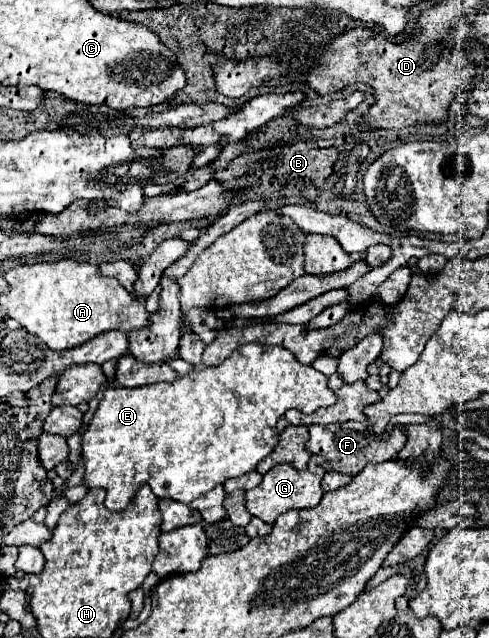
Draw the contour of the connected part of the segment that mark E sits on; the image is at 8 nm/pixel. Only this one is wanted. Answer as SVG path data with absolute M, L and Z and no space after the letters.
M245 343L223 363L191 371L177 377L173 383L153 383L137 389L107 387L83 433L85 485L106 489L105 506L115 511L125 509L137 487L143 483L149 483L157 497L191 503L227 479L253 471L279 441L277 419L287 409L313 413L319 407L331 407L333 403L337 403L337 395L329 389L323 373L315 371L311 365L299 363L285 347L263 343Z

